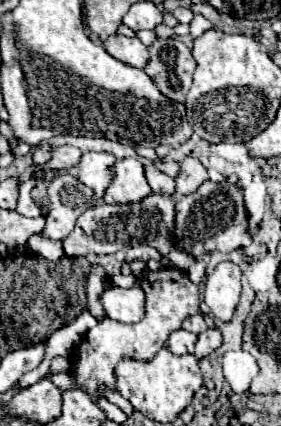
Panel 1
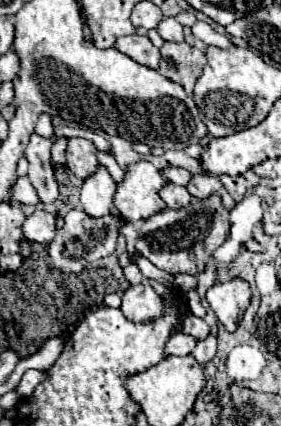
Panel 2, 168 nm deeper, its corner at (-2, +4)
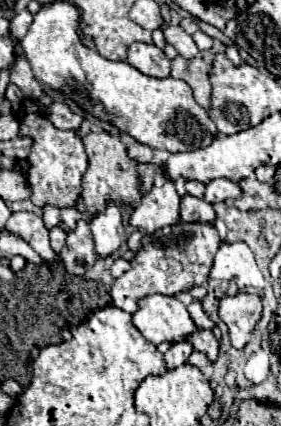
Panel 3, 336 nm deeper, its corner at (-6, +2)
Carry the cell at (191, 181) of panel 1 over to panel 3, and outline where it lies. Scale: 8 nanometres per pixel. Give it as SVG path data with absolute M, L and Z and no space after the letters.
M218 178L218 180L212 180L210 184L206 184L206 194L204 194L204 200L210 202L210 204L216 204L216 202L224 202L224 200L236 200L242 196L242 188L238 182L232 182L232 180L226 180L226 178Z

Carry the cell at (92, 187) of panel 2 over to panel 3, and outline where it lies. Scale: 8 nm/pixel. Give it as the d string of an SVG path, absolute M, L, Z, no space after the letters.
M108 204L104 212L96 214L88 222L92 228L94 250L96 250L98 258L112 256L120 248L120 244L126 240L122 216L120 216L120 210L116 204Z

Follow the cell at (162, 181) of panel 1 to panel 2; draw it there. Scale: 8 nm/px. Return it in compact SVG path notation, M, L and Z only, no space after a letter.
M166 182L160 188L160 198L166 202L168 208L182 208L192 200L190 192L184 186L178 186L174 182Z

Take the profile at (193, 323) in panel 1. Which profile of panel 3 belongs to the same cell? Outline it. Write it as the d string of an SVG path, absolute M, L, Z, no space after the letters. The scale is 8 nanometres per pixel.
M210 330L194 332L194 336L190 336L190 344L194 346L196 352L204 352L210 358L210 362L216 362L216 358L218 358L218 340L214 338L214 334Z

